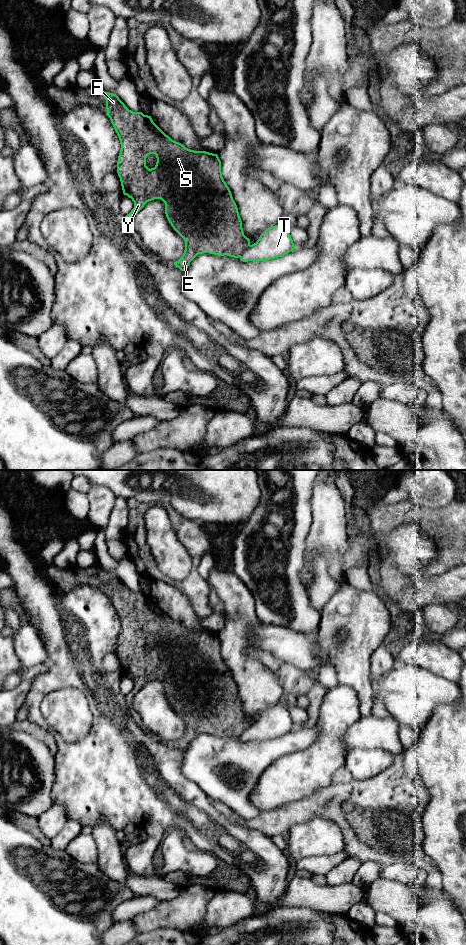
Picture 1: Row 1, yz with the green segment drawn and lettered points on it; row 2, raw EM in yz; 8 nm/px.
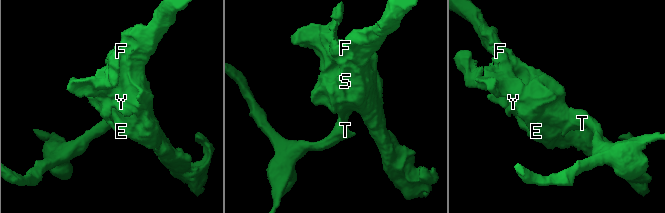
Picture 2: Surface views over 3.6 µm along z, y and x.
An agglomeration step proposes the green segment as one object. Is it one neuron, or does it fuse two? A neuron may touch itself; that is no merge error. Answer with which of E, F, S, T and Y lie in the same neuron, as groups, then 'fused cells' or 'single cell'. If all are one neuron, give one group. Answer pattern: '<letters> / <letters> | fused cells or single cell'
E F S Y / T | fused cells

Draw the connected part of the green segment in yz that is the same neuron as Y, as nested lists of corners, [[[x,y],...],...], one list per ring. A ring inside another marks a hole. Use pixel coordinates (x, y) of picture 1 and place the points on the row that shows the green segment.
[[[104,92],[102,96],[106,98],[106,115],[110,118],[121,144],[117,173],[121,181],[123,194],[134,202],[134,208],[125,216],[127,227],[133,227],[135,215],[147,202],[161,199],[165,203],[165,214],[169,223],[185,241],[185,250],[182,257],[174,262],[174,265],[181,271],[186,270],[190,262],[197,255],[203,253],[239,258],[250,246],[250,240],[244,235],[237,205],[222,177],[221,161],[218,155],[186,148],[166,135],[153,122],[151,116],[129,110],[116,94]],[[150,154],[155,154],[157,158],[155,167],[151,169],[146,166],[146,158]]]

